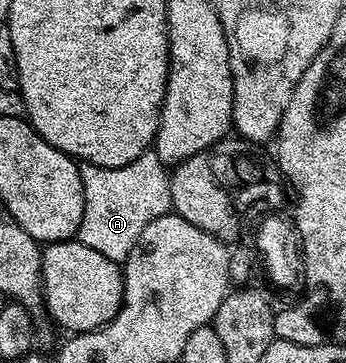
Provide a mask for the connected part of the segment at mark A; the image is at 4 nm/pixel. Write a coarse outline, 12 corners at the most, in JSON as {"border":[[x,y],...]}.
{"border":[[166,163],[79,165],[77,241],[125,263],[140,232],[171,213]]}

